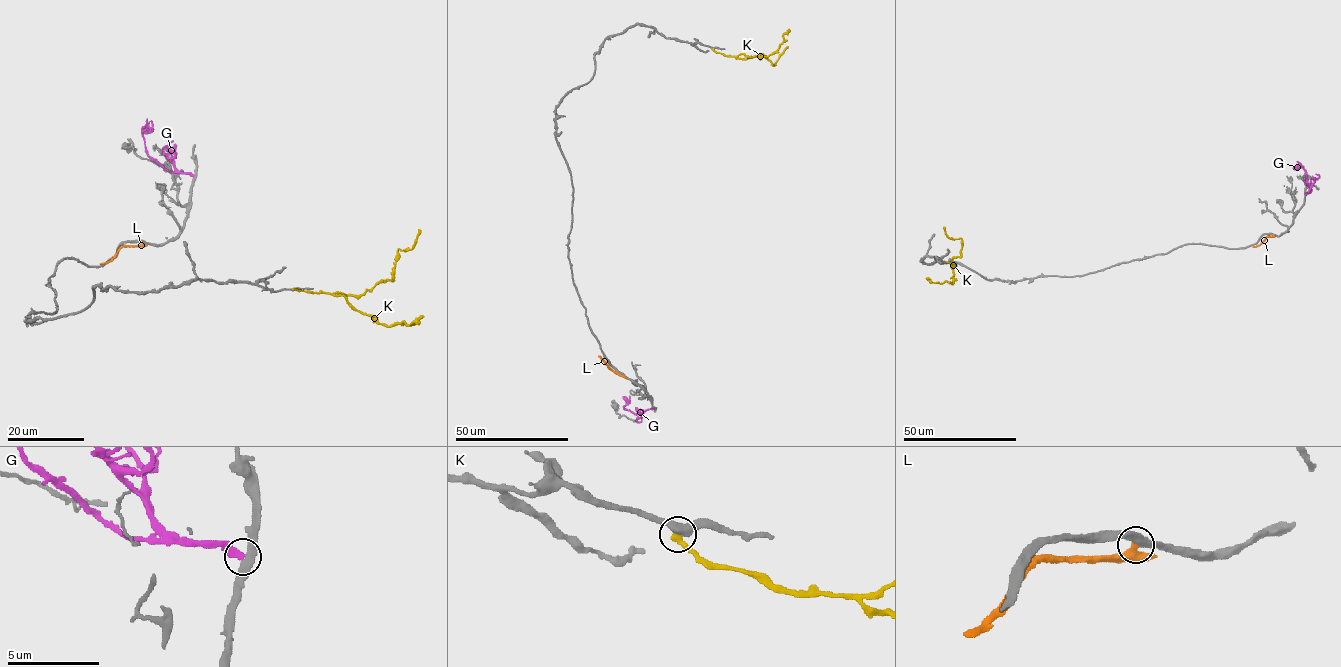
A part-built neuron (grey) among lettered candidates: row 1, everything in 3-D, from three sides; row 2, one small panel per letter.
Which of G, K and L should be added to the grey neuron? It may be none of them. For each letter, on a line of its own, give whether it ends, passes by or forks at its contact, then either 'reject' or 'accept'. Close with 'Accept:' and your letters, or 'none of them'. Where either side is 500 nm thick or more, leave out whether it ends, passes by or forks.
G: it ends there; reject
K: it ends there; reject
L: it passes by; reject
Accept: none of them

